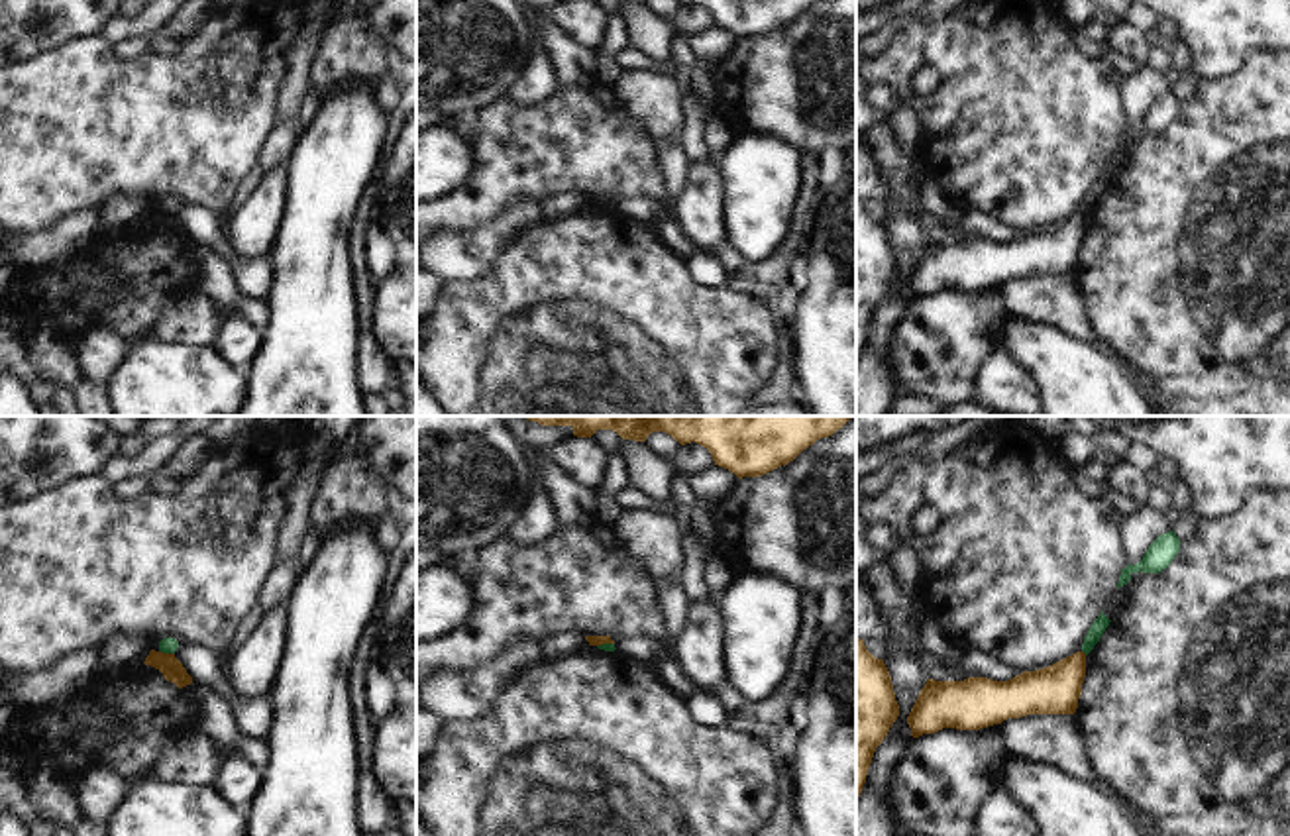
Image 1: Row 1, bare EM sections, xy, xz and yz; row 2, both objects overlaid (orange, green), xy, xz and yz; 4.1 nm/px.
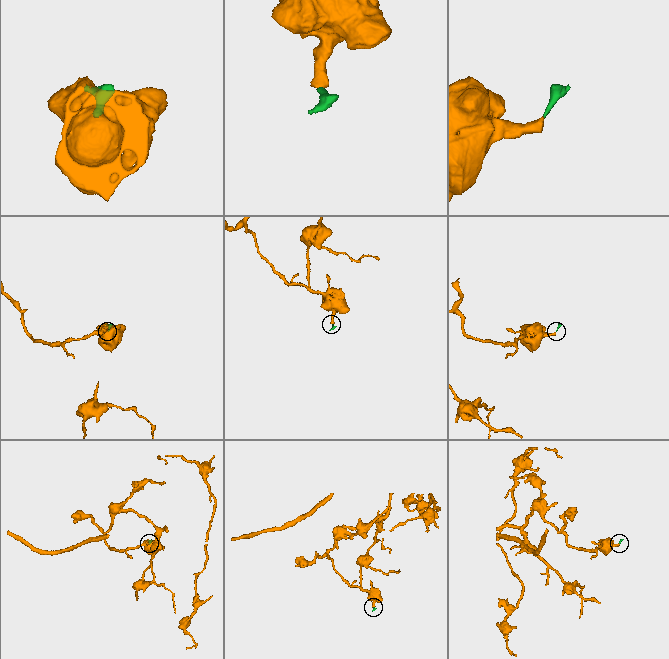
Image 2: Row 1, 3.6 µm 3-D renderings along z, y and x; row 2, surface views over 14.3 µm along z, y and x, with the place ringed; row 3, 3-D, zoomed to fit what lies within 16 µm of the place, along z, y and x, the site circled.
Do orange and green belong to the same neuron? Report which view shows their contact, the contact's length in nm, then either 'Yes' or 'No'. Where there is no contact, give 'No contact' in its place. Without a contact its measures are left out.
Touches orange in xy. Shared border 70 nm. No.

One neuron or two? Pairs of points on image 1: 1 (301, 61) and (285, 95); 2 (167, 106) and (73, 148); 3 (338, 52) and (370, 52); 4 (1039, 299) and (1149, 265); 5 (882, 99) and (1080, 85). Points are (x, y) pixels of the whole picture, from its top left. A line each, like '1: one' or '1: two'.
1: one
2: one
3: one
4: two
5: two

